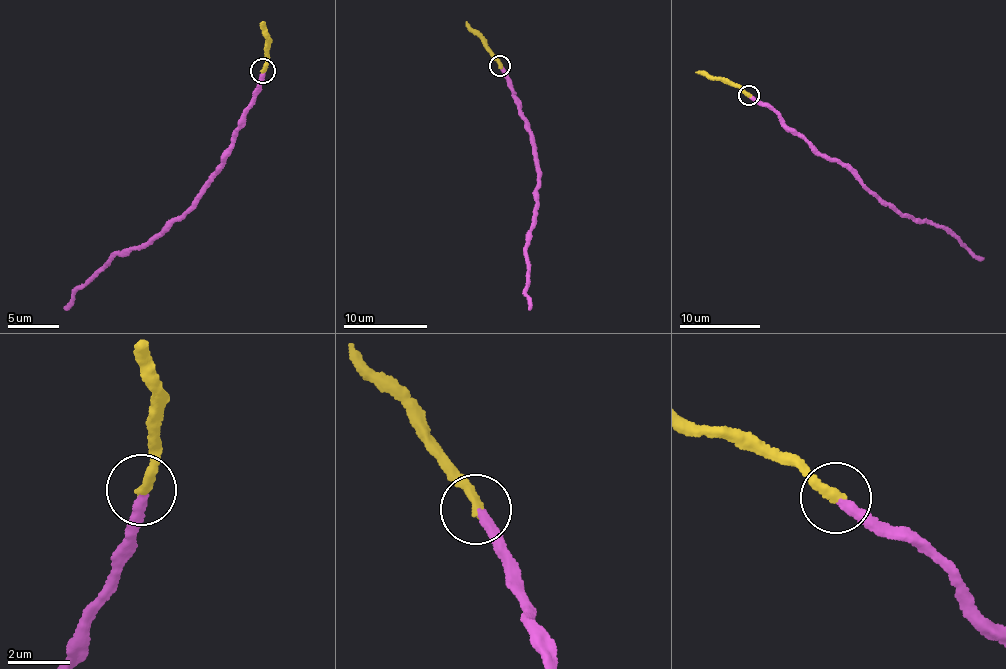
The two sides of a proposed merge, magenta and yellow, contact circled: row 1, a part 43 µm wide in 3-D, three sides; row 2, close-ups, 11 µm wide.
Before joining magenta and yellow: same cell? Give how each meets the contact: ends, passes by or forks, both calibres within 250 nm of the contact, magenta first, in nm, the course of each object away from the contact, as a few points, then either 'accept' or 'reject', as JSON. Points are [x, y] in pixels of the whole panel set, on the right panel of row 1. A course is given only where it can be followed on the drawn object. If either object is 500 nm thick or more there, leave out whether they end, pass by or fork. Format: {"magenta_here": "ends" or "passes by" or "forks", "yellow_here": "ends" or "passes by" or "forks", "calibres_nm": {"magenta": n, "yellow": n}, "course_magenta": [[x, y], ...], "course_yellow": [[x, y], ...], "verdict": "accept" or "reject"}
{"magenta_here": "ends", "yellow_here": "ends", "calibres_nm": {"magenta": 280, "yellow": 340}, "course_magenta": [[749, 97], [775, 110], [786, 126], [818, 151], [850, 167], [899, 212], [950, 229], [983, 260]], "course_yellow": [[749, 95], [695, 72]], "verdict": "accept"}

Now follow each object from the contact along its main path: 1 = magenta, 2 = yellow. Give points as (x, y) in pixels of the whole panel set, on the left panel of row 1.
1: (262, 72), (253, 96), (233, 130), (225, 156), (204, 182), (196, 202), (146, 242), (99, 267), (63, 309)
2: (262, 70), (269, 41), (262, 21)

